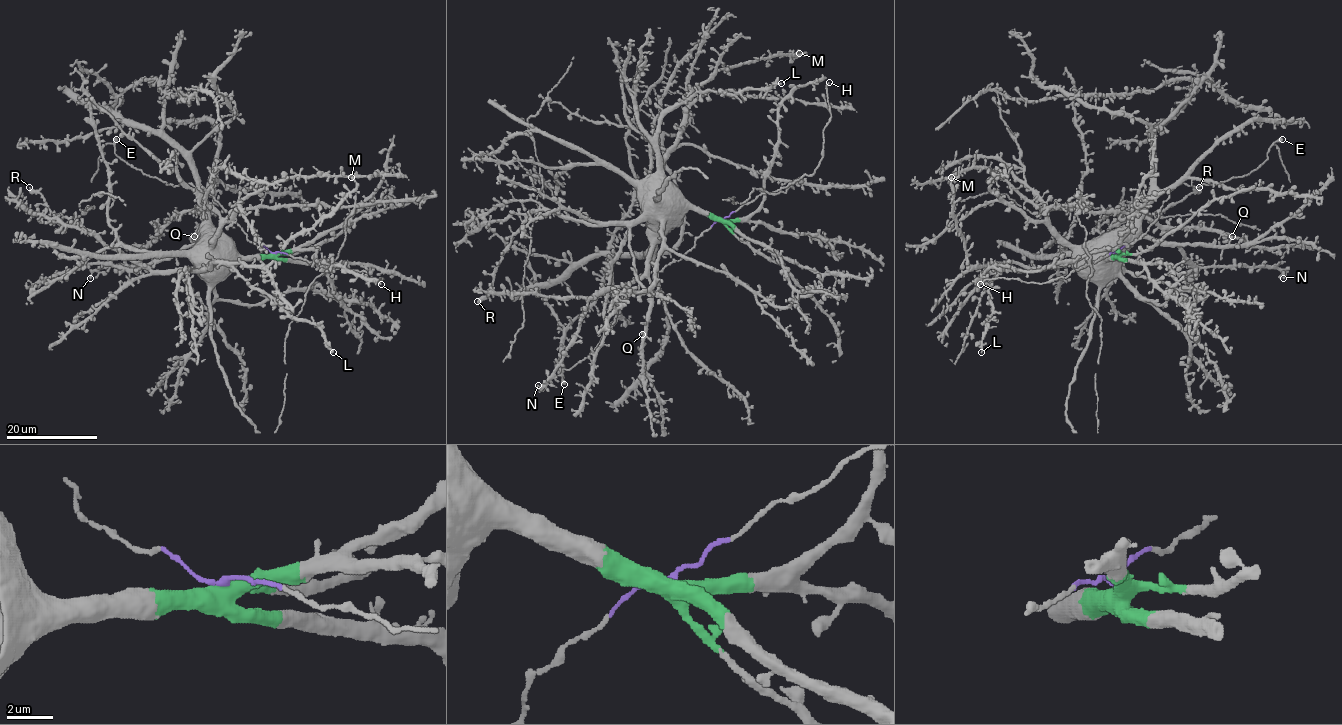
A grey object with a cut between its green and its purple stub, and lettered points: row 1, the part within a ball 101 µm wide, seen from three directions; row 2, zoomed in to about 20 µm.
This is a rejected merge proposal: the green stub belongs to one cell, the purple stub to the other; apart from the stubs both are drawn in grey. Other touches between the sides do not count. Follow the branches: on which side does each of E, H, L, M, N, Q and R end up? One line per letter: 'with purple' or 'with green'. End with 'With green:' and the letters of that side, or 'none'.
E: with purple
H: with purple
L: with green
M: with green
N: with green
Q: with green
R: with green
With green: L, M, N, Q, R

